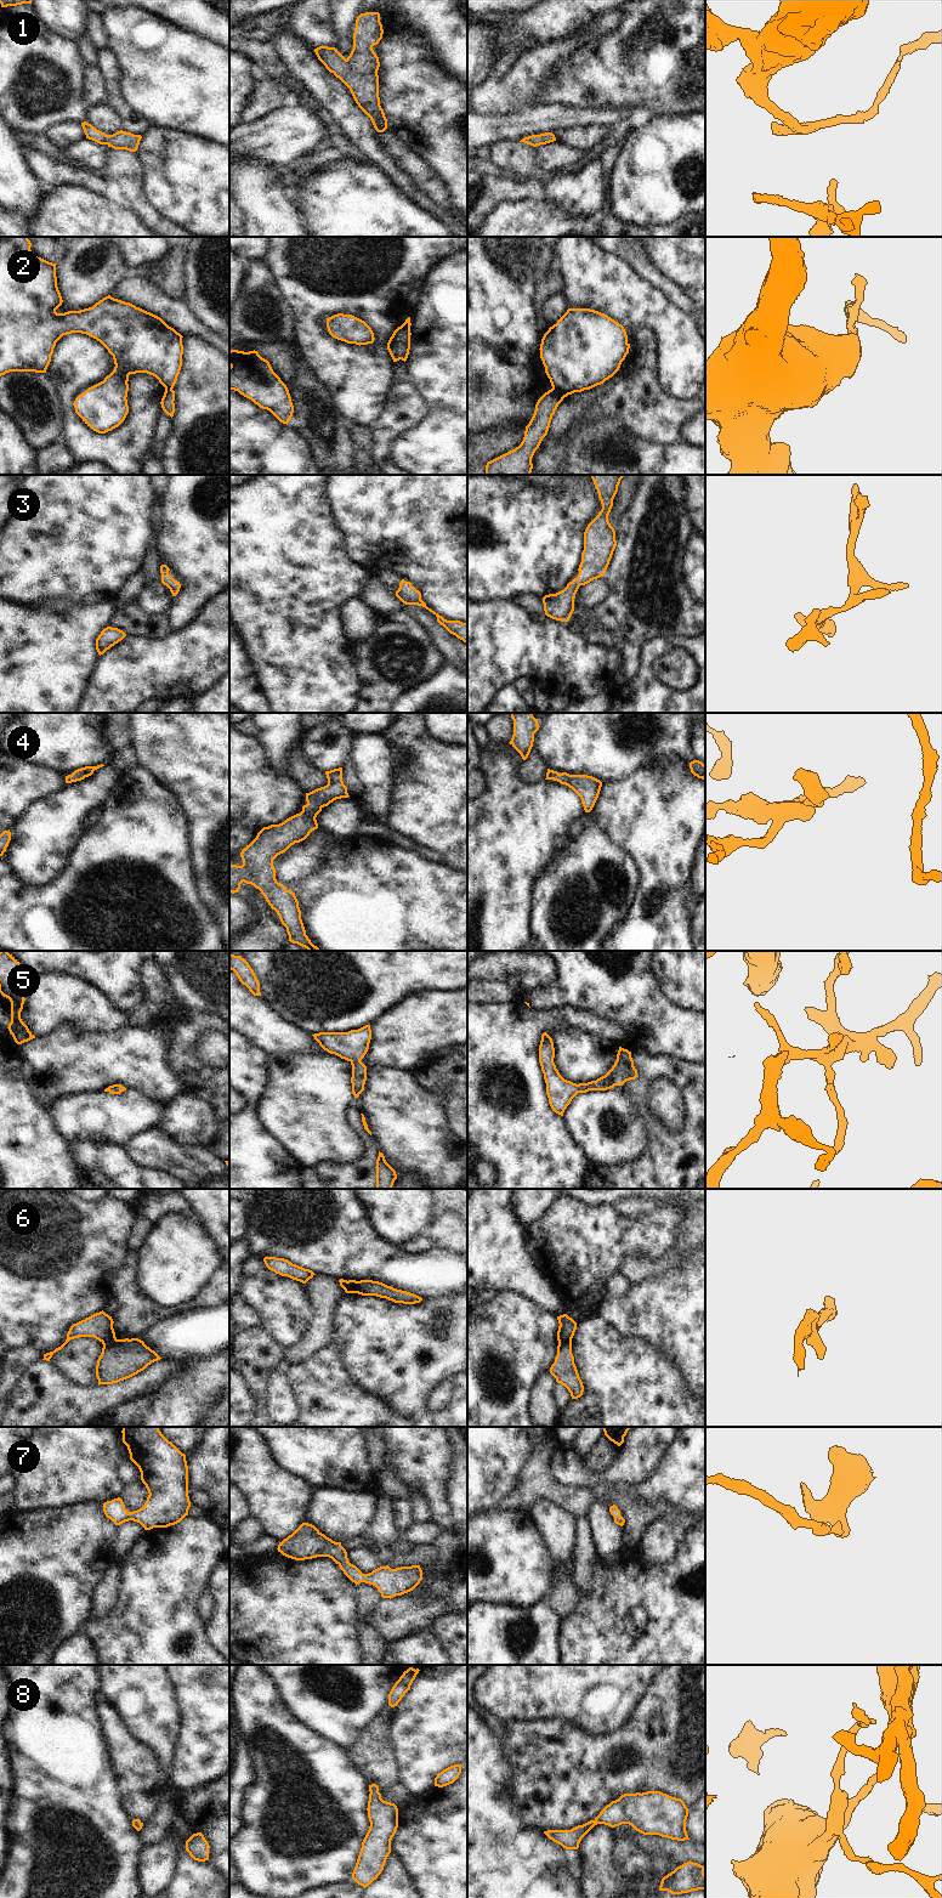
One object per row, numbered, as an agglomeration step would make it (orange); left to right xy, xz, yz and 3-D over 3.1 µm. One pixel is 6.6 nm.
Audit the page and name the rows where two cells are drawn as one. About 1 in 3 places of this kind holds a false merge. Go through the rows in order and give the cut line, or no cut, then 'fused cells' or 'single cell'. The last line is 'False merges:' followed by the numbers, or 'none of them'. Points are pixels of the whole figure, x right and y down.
1: cut none; single cell
2: cut yz (552, 387), (563, 397); fused cells
3: cut none; single cell
4: cut none; single cell
5: cut none; single cell
6: cut xy (115, 1337), (103, 1344); fused cells
7: cut none; single cell
8: cut none; single cell
False merges: 2, 6

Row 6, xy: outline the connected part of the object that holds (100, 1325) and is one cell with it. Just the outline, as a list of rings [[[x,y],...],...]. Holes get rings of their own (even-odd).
[[[103,1310],[96,1313],[85,1320],[81,1320],[76,1324],[73,1324],[67,1333],[66,1342],[56,1348],[53,1352],[44,1354],[44,1359],[50,1361],[52,1355],[61,1350],[70,1339],[79,1338],[79,1337],[93,1337],[98,1339],[102,1344],[106,1344],[113,1339],[115,1339],[115,1332],[113,1328],[113,1319]]]

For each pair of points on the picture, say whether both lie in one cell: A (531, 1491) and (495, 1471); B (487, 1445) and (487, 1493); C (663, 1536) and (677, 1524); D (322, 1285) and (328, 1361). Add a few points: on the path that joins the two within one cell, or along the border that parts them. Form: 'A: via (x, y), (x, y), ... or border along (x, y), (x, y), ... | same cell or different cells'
A: border along (529, 1457), (518, 1474), (517, 1484), (498, 1505) | different cells
B: via (487, 1457), (487, 1480) | same cell
C: border along (645, 1528), (656, 1520), (664, 1520), (680, 1536) | different cells
D: border along (330, 1341), (302, 1360) | different cells

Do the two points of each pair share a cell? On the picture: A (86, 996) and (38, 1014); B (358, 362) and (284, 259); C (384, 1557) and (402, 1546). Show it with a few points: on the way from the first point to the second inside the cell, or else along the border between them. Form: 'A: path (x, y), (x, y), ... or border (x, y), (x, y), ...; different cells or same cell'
A: path (74, 1001), (52, 1001), (50, 1003); same cell
B: path (329, 346), (311, 328), (311, 288); same cell
C: path (389, 1552), (397, 1547); same cell

